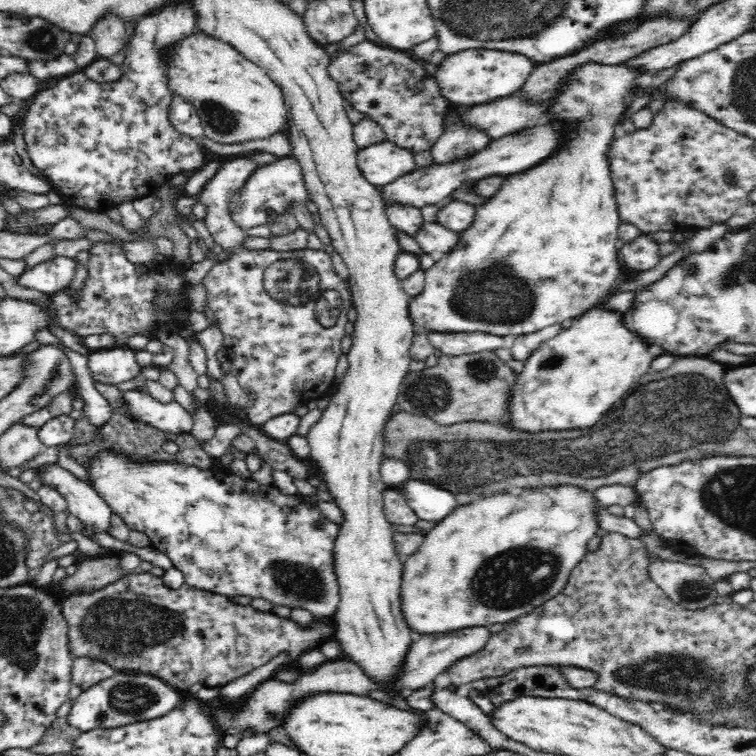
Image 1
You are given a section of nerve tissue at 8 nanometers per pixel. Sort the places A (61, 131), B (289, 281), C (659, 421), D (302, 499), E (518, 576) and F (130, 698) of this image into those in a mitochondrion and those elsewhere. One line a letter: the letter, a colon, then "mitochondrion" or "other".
A: other
B: mitochondrion
C: mitochondrion
D: other
E: mitochondrion
F: mitochondrion

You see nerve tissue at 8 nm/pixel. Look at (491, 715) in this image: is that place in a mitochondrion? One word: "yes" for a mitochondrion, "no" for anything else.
no

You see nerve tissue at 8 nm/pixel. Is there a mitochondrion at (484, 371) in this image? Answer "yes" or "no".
yes

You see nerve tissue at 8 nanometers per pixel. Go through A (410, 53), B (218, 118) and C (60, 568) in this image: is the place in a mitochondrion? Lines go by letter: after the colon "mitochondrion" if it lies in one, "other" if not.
A: other
B: mitochondrion
C: other

